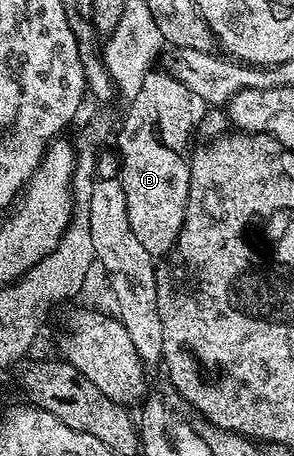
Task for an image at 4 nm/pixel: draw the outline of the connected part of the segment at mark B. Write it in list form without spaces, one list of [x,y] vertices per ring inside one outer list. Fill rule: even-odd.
[[[152,70],[145,74],[145,82],[141,86],[137,98],[126,105],[127,117],[123,120],[123,129],[119,132],[119,164],[123,167],[121,186],[125,190],[125,202],[129,210],[129,226],[133,226],[133,234],[137,234],[141,246],[149,250],[152,258],[163,258],[174,248],[181,234],[181,226],[185,222],[185,206],[189,198],[189,147],[191,132],[197,128],[197,101],[185,85],[173,78],[166,70]]]

